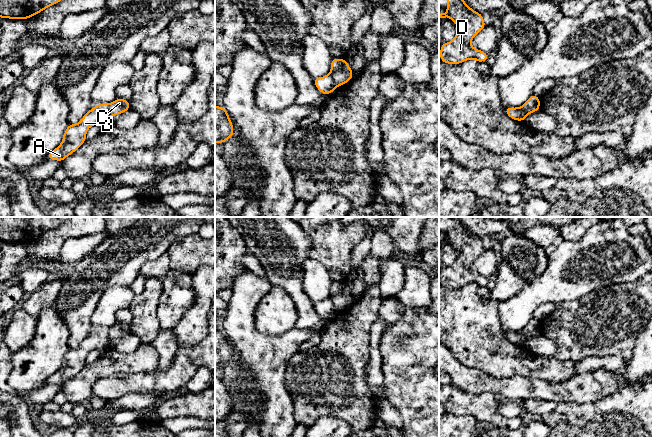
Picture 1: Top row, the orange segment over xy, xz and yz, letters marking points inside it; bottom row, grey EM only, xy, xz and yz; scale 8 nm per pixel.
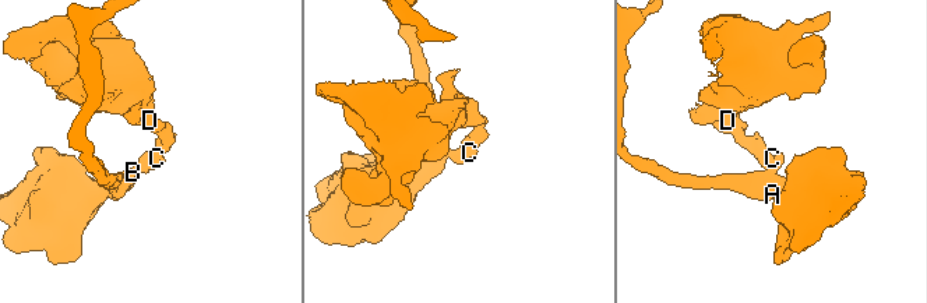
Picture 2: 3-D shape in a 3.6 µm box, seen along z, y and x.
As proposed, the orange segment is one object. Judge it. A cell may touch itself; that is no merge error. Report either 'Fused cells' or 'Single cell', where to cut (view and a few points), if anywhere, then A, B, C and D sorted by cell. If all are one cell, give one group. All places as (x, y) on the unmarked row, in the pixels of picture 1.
Fused cells. Split along yz (523, 330), (524, 337), (520, 344). Groups: A B / C D

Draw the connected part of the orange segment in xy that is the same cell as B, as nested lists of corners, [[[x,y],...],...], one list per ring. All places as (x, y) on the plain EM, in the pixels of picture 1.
[[[101,327],[90,333],[77,348],[69,348],[63,358],[61,368],[48,379],[47,383],[63,386],[86,364],[86,356],[93,349],[105,350],[109,344],[109,327]]]

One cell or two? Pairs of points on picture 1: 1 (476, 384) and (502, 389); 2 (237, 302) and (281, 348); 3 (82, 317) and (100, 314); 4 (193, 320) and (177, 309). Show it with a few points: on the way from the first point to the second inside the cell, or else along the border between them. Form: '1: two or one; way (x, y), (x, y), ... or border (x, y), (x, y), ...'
1: one; way (482, 384), (491, 384), (496, 387)
2: one; way (240, 317), (240, 322), (262, 344), (266, 344)
3: two; border (102, 295), (92, 315), (91, 330), (89, 332)
4: two; border (195, 292), (193, 304), (173, 329)

